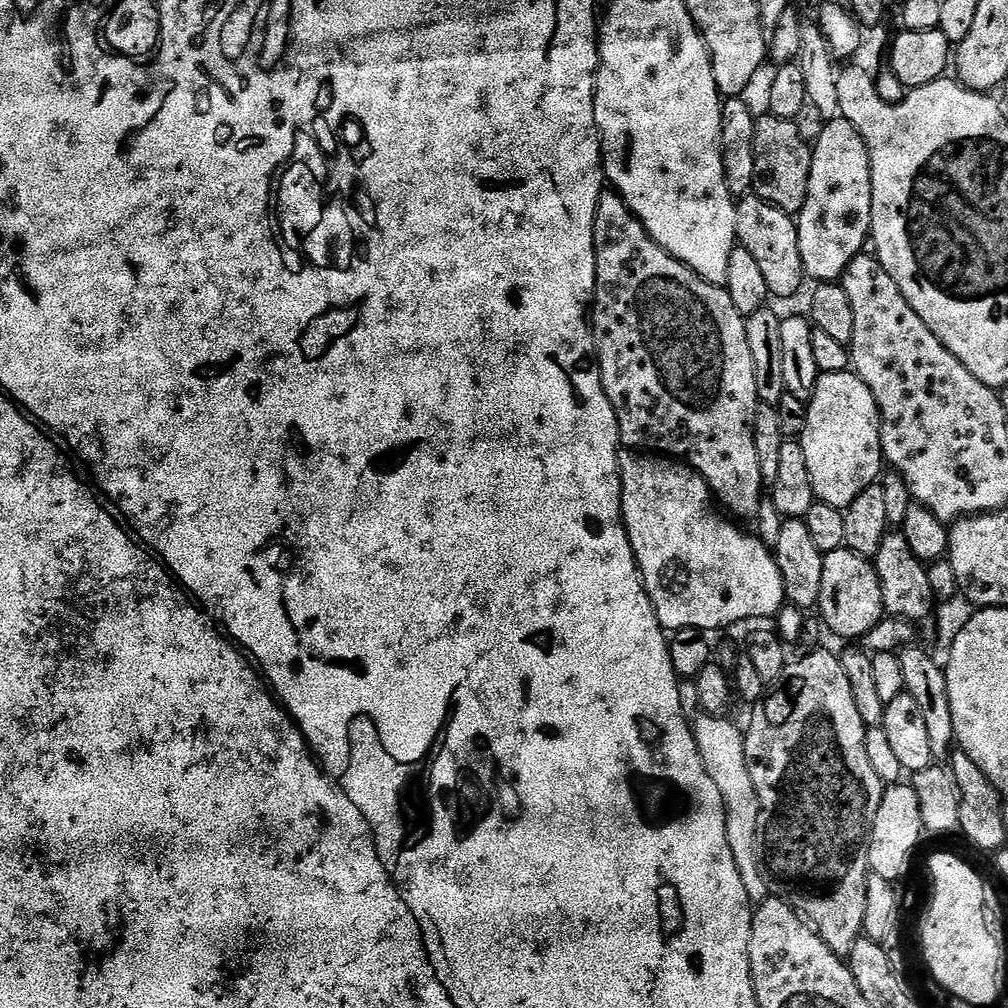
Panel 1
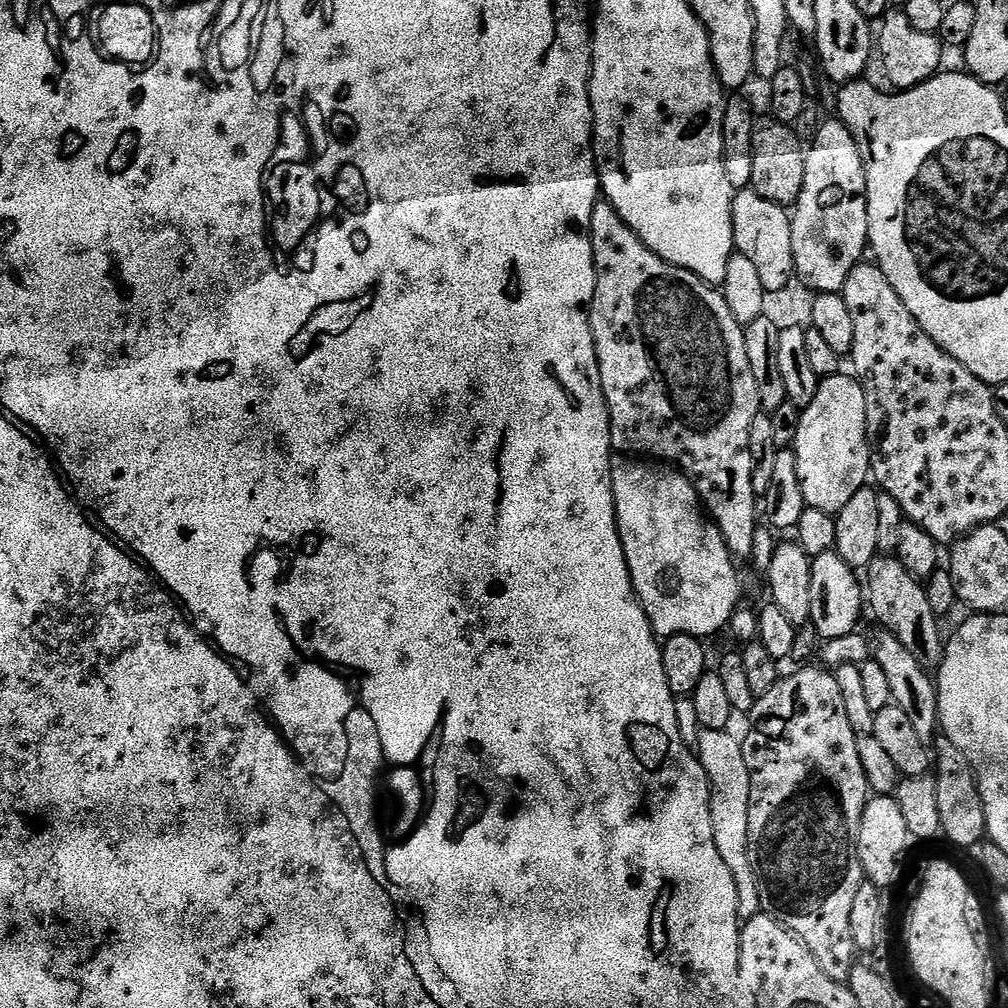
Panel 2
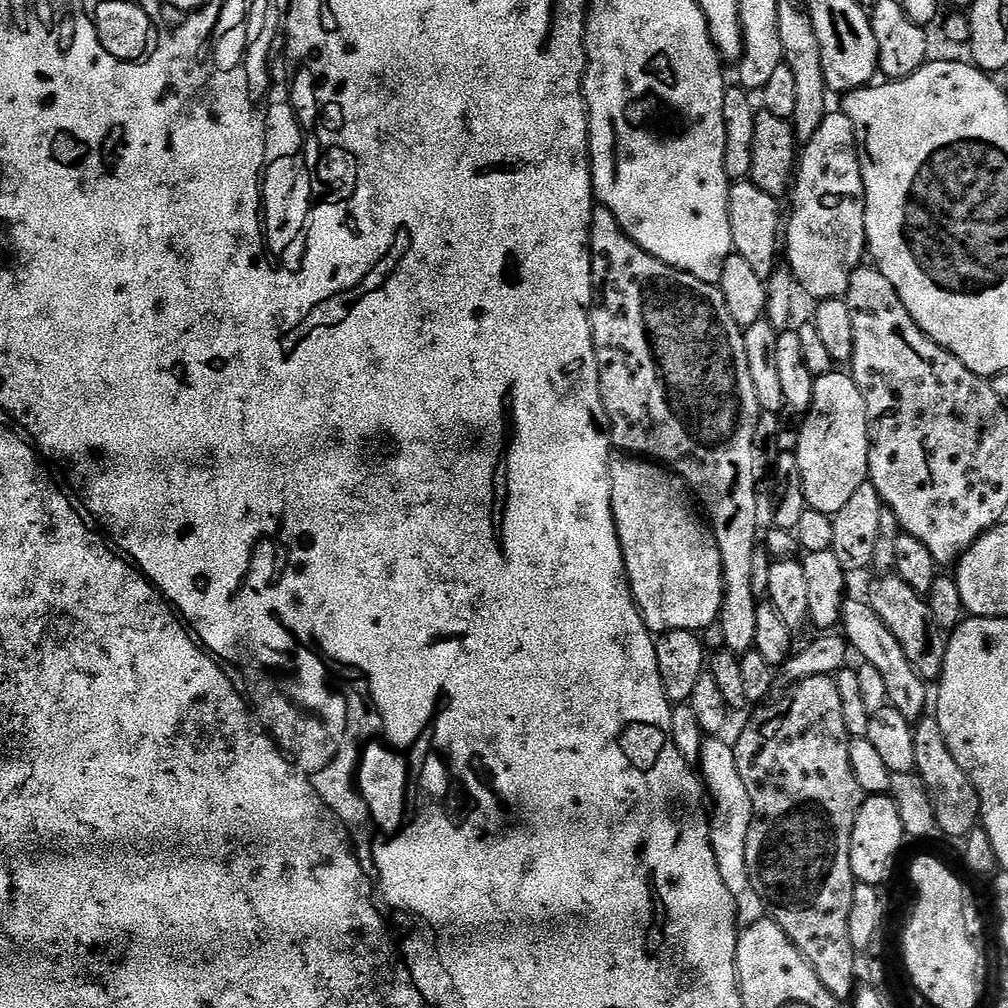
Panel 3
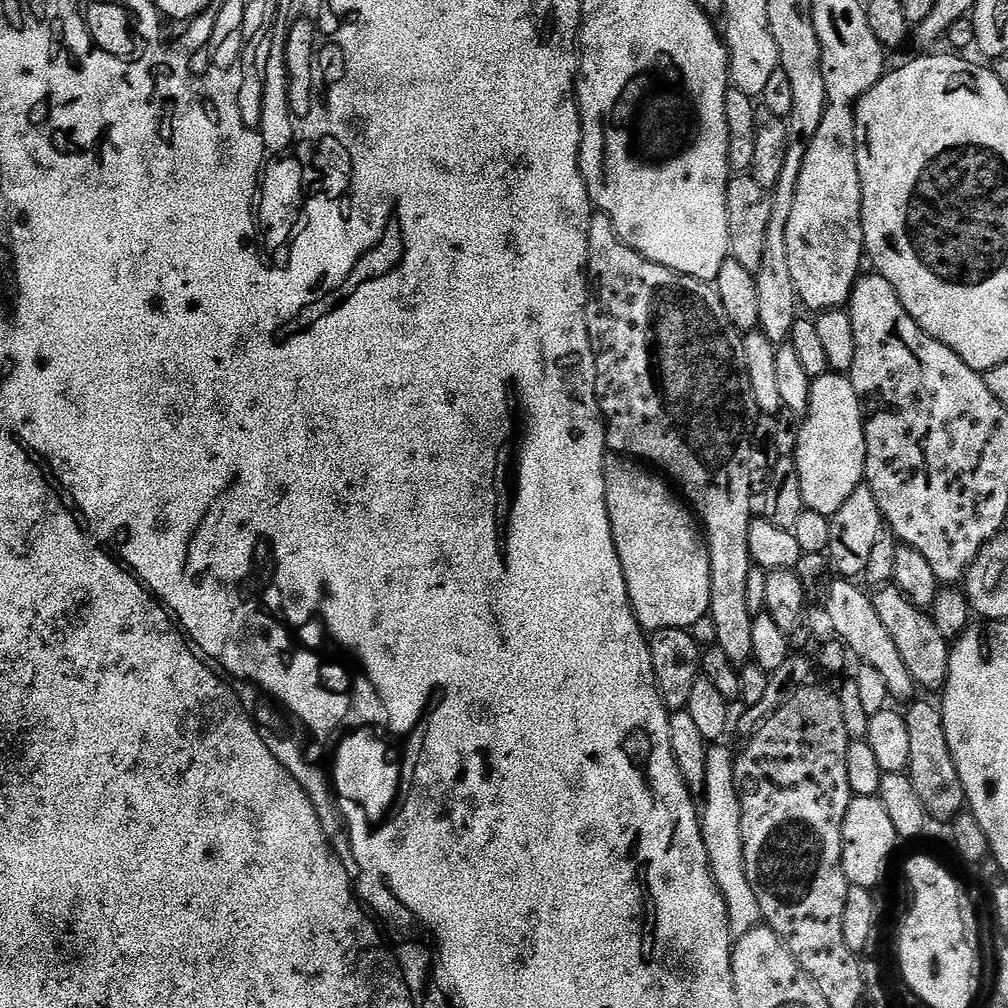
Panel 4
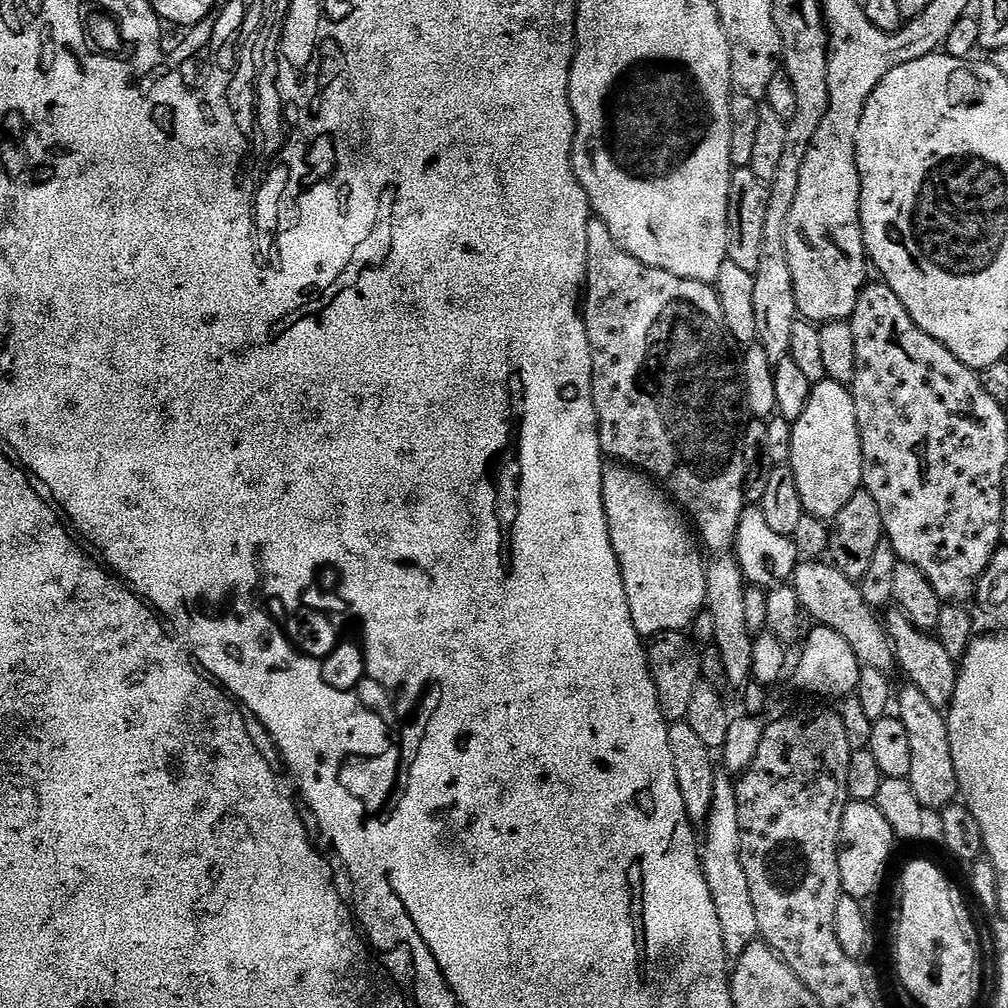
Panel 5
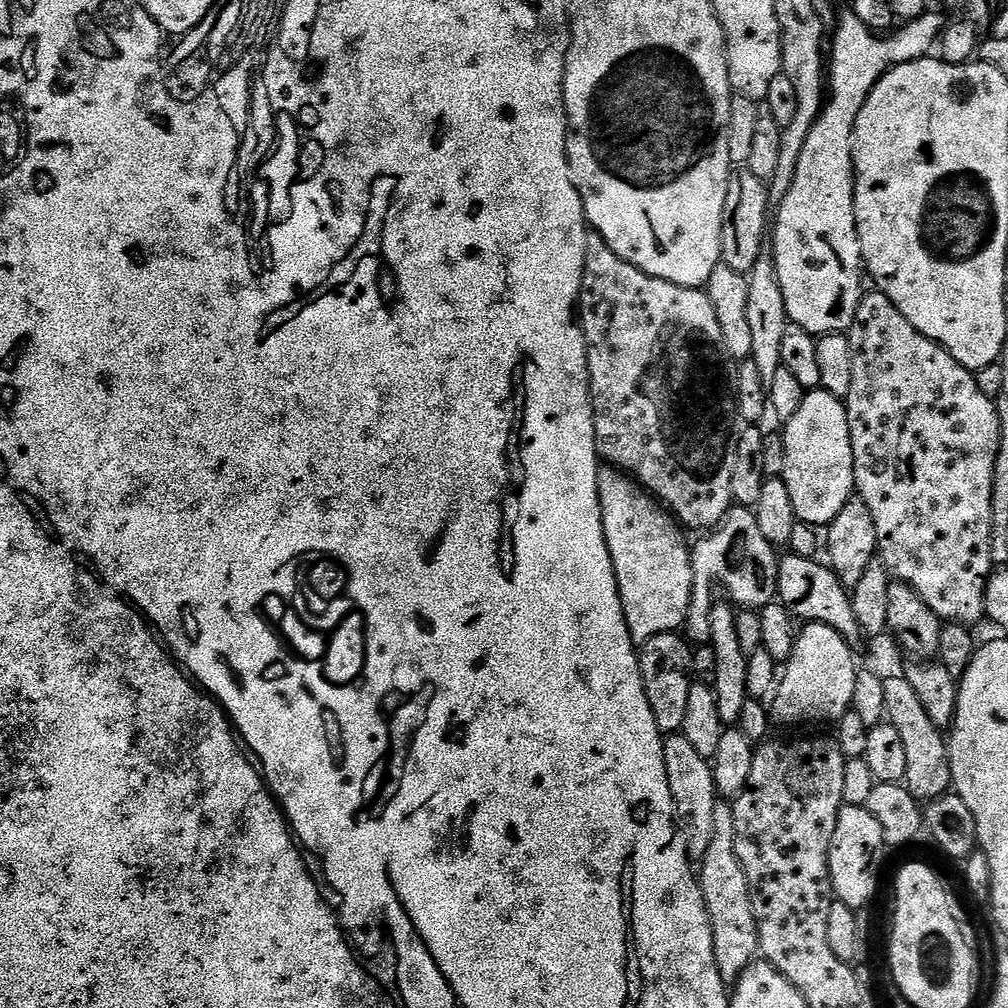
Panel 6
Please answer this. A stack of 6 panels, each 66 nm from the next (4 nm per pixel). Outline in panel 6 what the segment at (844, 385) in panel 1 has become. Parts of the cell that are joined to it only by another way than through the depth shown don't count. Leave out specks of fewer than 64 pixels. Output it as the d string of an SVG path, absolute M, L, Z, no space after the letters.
M812 390L805 395L802 406L798 406L798 411L794 413L794 418L790 418L783 425L782 435L784 437L784 449L786 450L786 462L784 463L784 475L782 477L786 490L790 490L790 502L794 502L794 514L801 524L813 526L827 526L834 518L838 518L838 510L846 506L846 502L853 499L856 483L854 482L854 450L850 442L850 426L848 425L848 409L845 401L839 396L830 394L823 390Z

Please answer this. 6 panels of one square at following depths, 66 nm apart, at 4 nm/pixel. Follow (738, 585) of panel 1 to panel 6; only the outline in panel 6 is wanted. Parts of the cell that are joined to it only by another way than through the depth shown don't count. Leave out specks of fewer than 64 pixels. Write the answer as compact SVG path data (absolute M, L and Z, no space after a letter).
M601 467L599 498L606 546L610 550L610 558L622 598L622 610L626 614L626 626L630 630L633 641L642 646L651 636L657 636L660 632L683 629L688 619L688 607L692 601L694 570L692 548L680 533L681 525L665 511L660 501L643 484L621 472L619 468Z

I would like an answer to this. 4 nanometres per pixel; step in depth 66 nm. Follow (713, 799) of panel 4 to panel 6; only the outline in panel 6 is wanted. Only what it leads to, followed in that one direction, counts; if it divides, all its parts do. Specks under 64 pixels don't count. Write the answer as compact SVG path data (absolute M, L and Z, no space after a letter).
M717 803L714 814L714 838L706 850L704 859L699 863L698 879L712 923L714 958L718 962L718 974L722 974L724 983L729 986L735 985L740 975L757 959L760 950L758 926L752 909L752 895L748 889L746 874L734 850L735 837L732 804Z

